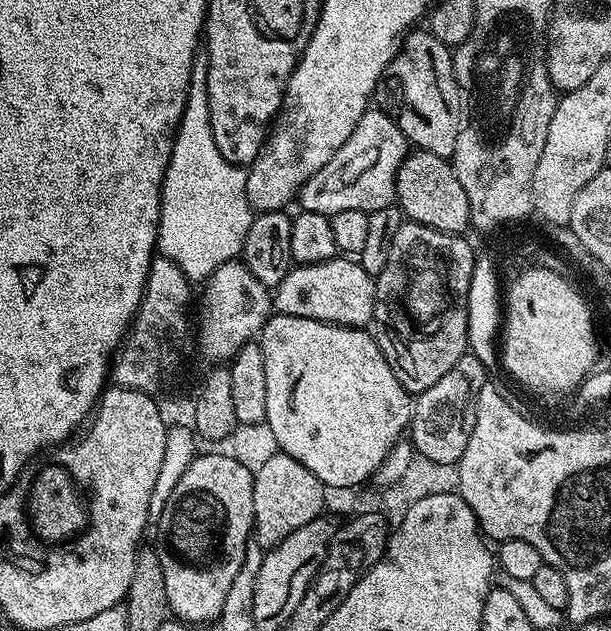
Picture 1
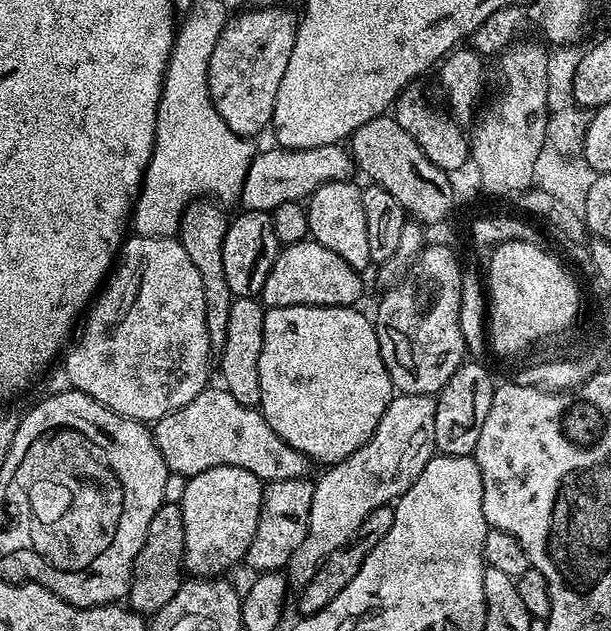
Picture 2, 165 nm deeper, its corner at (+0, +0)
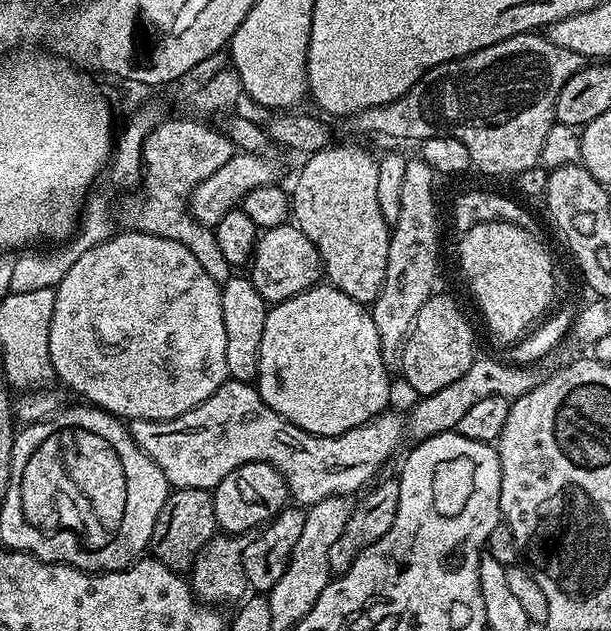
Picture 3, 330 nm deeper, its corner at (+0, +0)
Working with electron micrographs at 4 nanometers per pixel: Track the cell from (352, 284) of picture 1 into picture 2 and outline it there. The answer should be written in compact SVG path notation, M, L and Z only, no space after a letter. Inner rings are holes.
M306 239L297 244L285 244L276 256L270 275L266 278L266 286L260 291L259 299L265 309L285 308L286 306L338 306L346 308L357 303L356 299L364 292L364 284L360 281L361 273L352 268L334 250L326 250L314 239Z

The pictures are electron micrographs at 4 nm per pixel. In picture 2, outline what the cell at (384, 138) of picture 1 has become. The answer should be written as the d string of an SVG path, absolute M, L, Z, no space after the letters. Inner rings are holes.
M327 144L317 148L272 146L269 152L261 151L252 160L246 182L242 182L239 207L250 212L271 214L278 206L282 206L282 202L307 201L319 184L349 179L353 175L351 172L354 172L354 161L342 149L340 144Z

